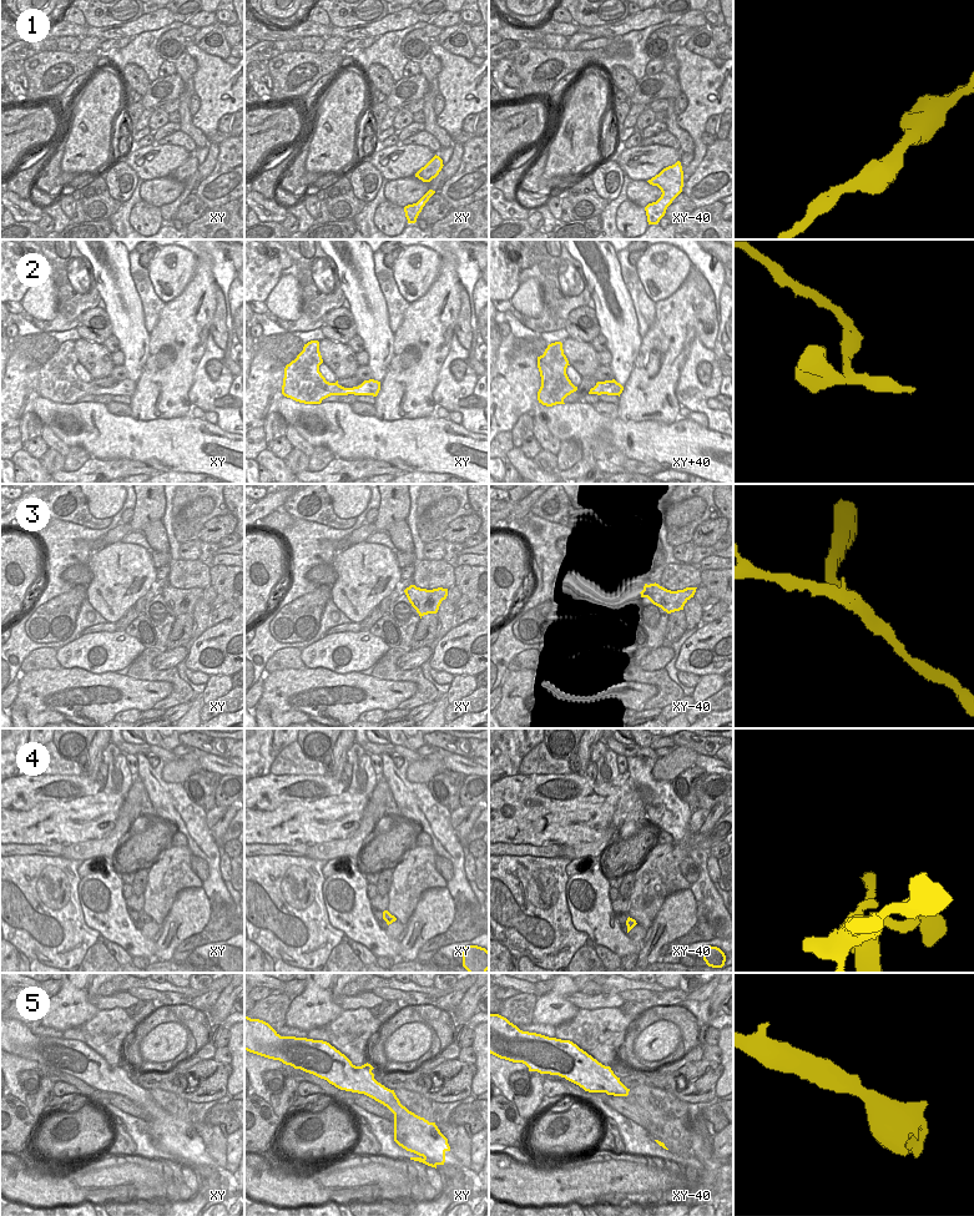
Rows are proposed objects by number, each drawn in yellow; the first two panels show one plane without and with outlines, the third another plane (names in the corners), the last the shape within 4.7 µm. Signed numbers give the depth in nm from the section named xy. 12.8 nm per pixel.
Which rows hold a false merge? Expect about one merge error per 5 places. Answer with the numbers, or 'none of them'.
none of them

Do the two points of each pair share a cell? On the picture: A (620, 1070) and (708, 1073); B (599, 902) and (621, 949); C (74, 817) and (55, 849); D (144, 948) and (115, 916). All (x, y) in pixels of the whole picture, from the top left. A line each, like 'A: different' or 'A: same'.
A: different
B: same
C: different
D: same

